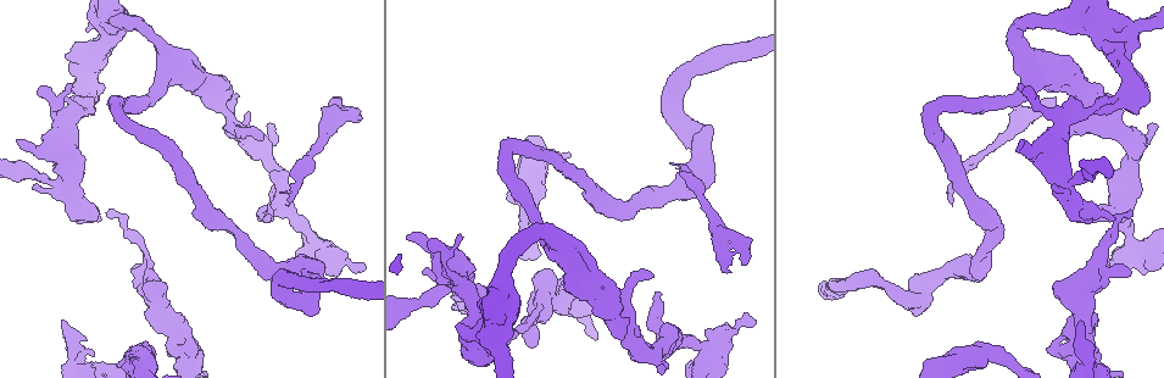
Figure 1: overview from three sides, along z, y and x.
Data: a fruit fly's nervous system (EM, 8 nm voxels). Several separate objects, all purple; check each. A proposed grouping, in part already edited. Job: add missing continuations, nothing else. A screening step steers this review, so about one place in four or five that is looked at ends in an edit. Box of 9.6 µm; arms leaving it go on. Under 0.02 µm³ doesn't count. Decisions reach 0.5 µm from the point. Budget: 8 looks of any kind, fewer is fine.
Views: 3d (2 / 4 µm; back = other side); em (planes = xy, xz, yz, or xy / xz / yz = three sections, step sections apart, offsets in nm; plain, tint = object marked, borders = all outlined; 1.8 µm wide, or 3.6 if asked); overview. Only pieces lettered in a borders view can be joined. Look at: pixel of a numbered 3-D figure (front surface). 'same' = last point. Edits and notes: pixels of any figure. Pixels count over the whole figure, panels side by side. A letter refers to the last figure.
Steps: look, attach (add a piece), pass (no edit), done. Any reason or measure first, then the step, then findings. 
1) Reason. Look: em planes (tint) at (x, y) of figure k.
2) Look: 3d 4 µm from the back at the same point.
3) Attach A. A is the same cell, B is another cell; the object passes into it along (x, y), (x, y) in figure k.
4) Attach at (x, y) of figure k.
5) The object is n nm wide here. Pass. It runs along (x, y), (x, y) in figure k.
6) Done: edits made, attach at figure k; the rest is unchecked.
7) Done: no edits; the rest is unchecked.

Arms part here. Look: 3d 4 µm at (1124, 34) of figure 1.

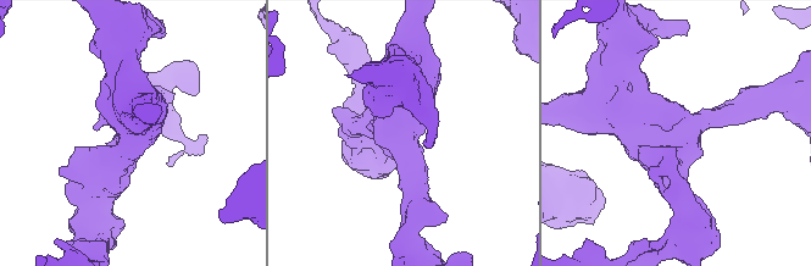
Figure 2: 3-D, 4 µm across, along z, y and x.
3 arms meet here; the arms are 240, 300, 700 nm wide; shape alone is not enough. Look: em 3.6 µm planes (borders) at (677, 135) of figure 2.

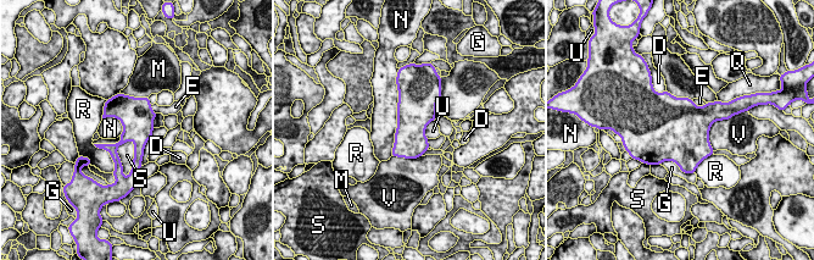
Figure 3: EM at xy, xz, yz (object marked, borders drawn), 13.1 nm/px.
The object is 400 nm wide here. Pass. D, E, G, M, N, Q, R, S, U and V are other cells; a border runs along (132, 139), (134, 158), (129, 173) in figure 3; no lettered piece goes on from it.

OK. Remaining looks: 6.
Free end. Look: 3d 2 µm at (616, 296) of figure 1.

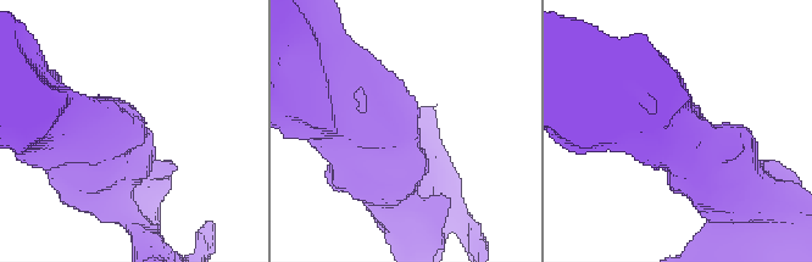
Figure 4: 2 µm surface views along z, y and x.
Need the tissue. Look: em planes (borders) at (399, 127) of figure 4.

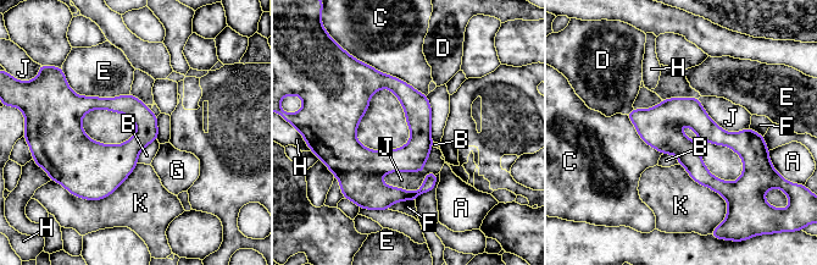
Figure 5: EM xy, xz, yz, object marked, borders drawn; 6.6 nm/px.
Pass. A, B, C, D, E, F, G, H, J and K are other cells; no lettered piece goes on from it.

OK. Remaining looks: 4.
Branch stops here. Look: em yz step 8 (tint) at (264, 220) of figure 1.

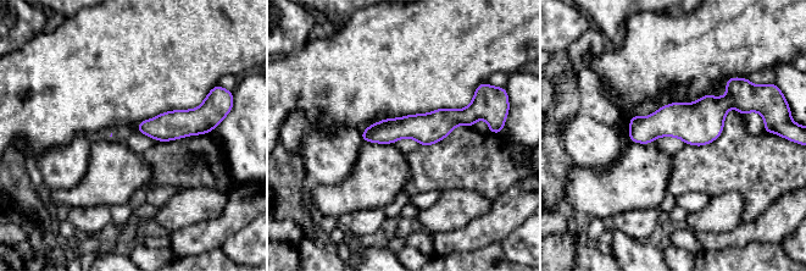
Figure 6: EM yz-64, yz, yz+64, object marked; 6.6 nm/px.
Cut it another way. Look: em planes (borders) at the same point.

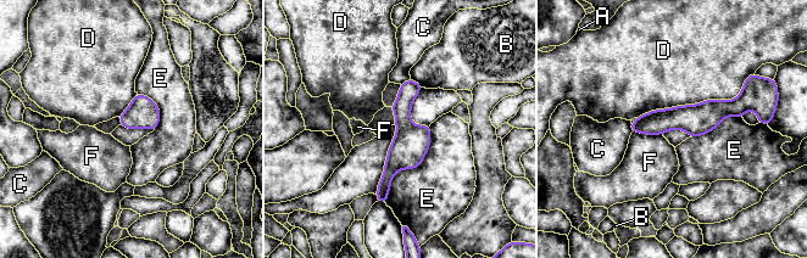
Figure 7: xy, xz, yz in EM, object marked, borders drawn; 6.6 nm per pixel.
The object is 200 nm wide here. Pass. A, B, C, D, E and F are other cells; none of them fits.

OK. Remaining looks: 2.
Done: no edits; the rest is unchecked.

